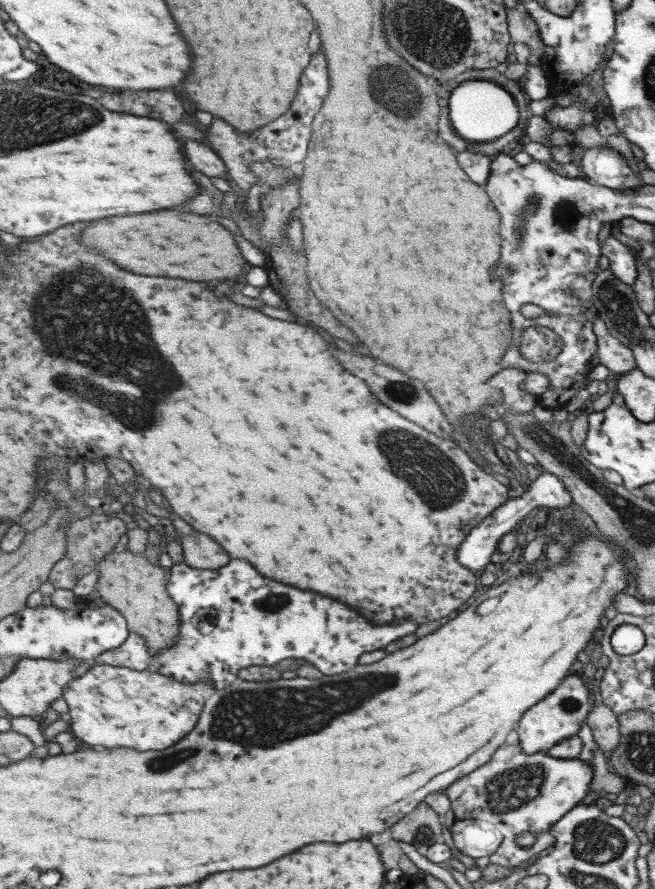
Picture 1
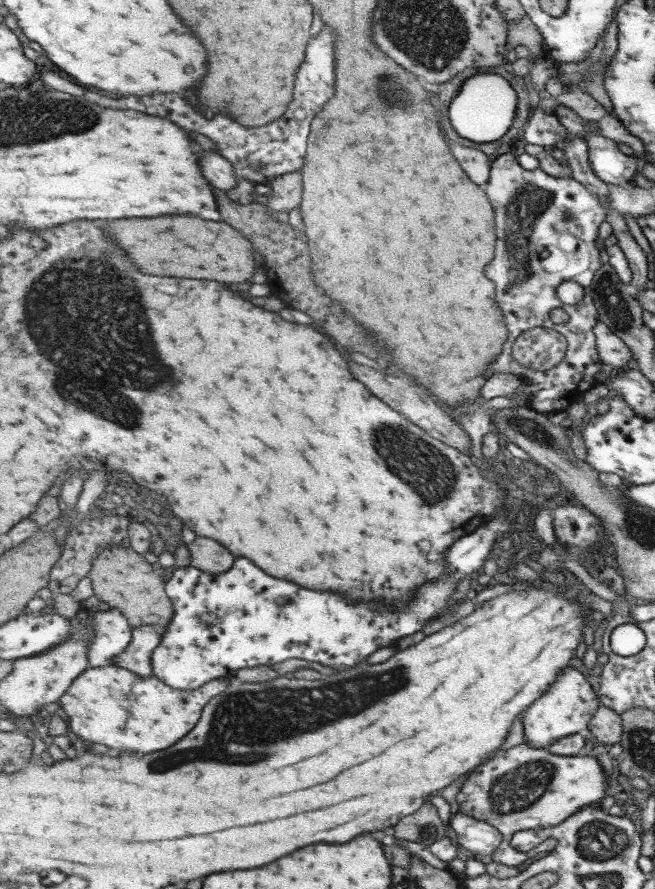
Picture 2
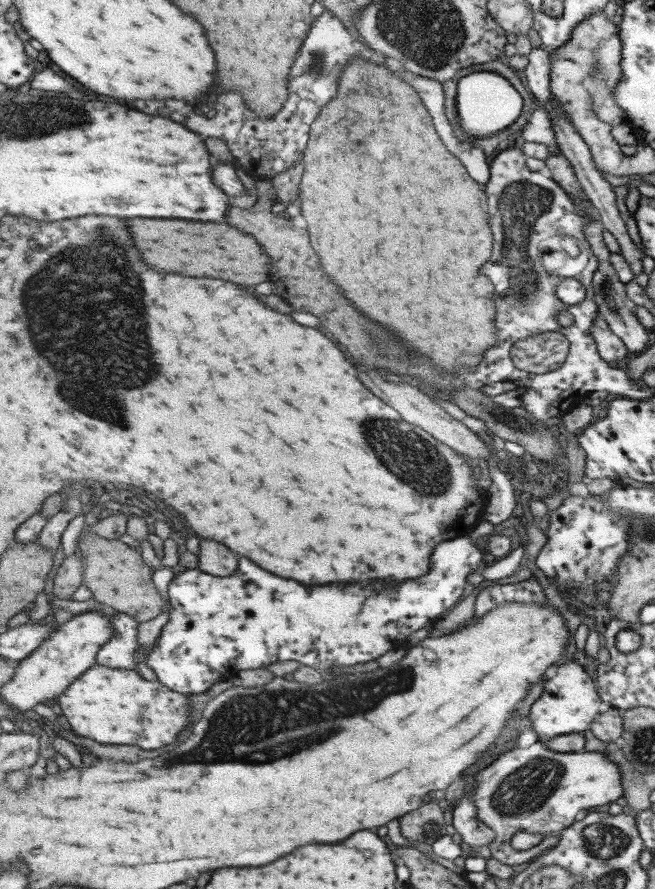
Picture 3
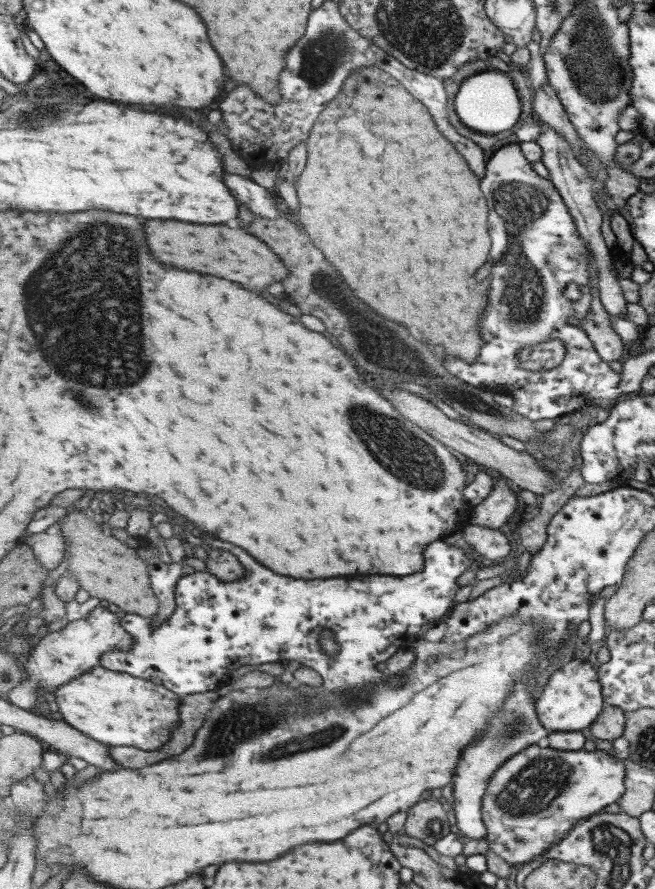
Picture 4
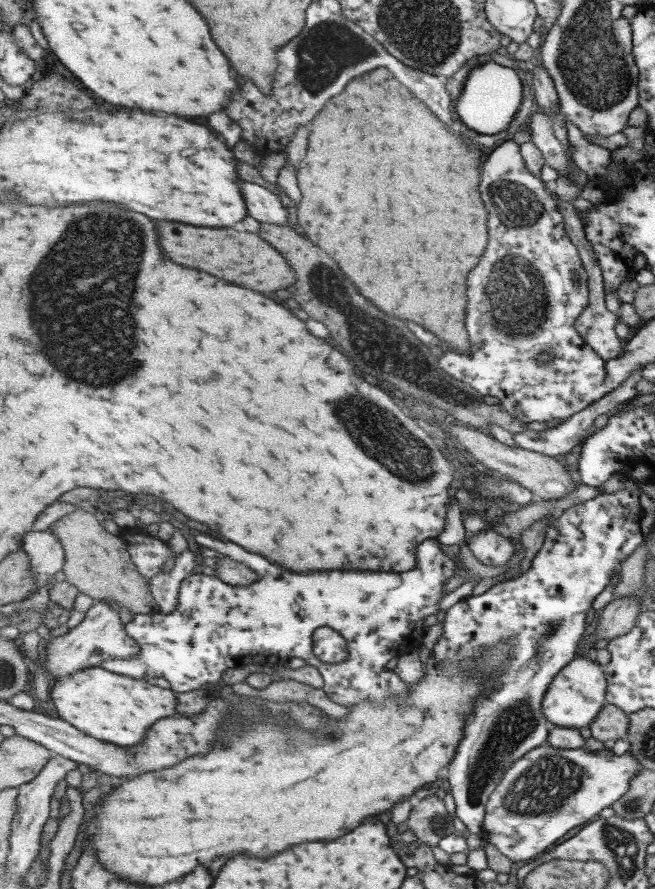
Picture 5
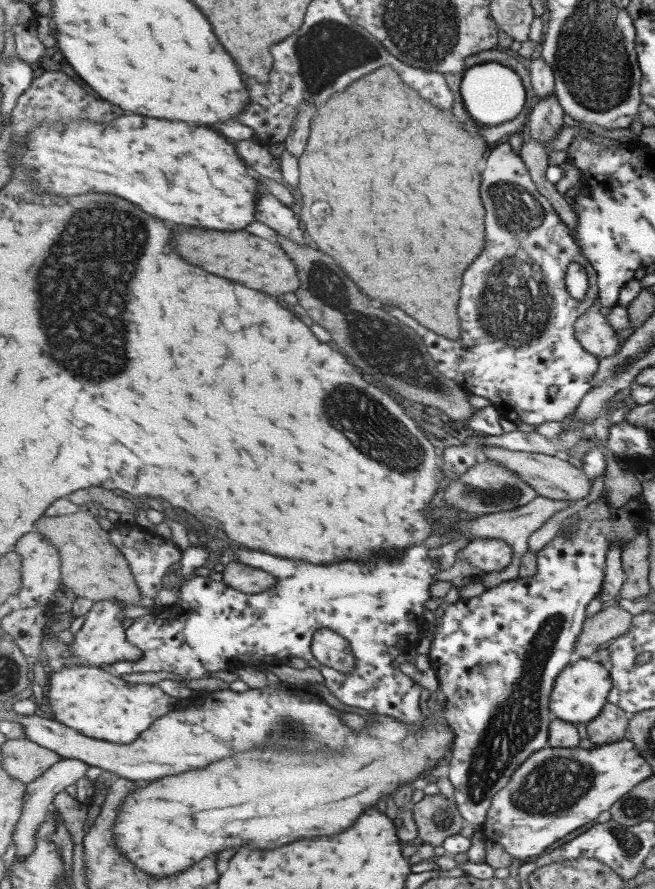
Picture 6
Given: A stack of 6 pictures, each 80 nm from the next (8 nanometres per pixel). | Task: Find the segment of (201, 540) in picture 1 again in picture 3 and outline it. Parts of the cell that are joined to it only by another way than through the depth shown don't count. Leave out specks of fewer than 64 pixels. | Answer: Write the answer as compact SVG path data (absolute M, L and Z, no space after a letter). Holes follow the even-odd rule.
M205 540L203 544L200 542L197 557L199 569L221 578L235 574L239 568L239 556L215 540Z

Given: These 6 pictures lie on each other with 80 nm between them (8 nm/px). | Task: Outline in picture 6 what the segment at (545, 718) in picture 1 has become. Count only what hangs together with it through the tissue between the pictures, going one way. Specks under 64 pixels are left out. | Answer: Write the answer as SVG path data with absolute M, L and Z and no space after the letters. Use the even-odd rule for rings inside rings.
M594 657L576 658L560 674L554 686L550 700L553 717L573 724L590 723L594 718L600 716L604 706L609 703L608 696L612 693L612 688L613 679L608 665L597 662Z

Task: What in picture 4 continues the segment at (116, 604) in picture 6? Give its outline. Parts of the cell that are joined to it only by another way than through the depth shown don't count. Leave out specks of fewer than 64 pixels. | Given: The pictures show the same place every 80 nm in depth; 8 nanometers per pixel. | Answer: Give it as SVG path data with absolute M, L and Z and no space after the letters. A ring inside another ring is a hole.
M96 606L92 611L88 613L85 618L77 619L68 623L64 628L54 633L42 632L38 641L35 643L35 648L25 658L25 673L28 674L25 682L22 682L19 686L16 686L5 698L7 698L16 707L29 710L33 708L33 704L39 698L39 694L43 692L55 693L60 686L67 685L81 676L90 672L92 669L98 668L101 665L102 657L105 653L112 650L126 650L129 652L134 647L134 638L131 633L127 633L125 629L119 624L119 620L115 617L115 610L109 608Z

